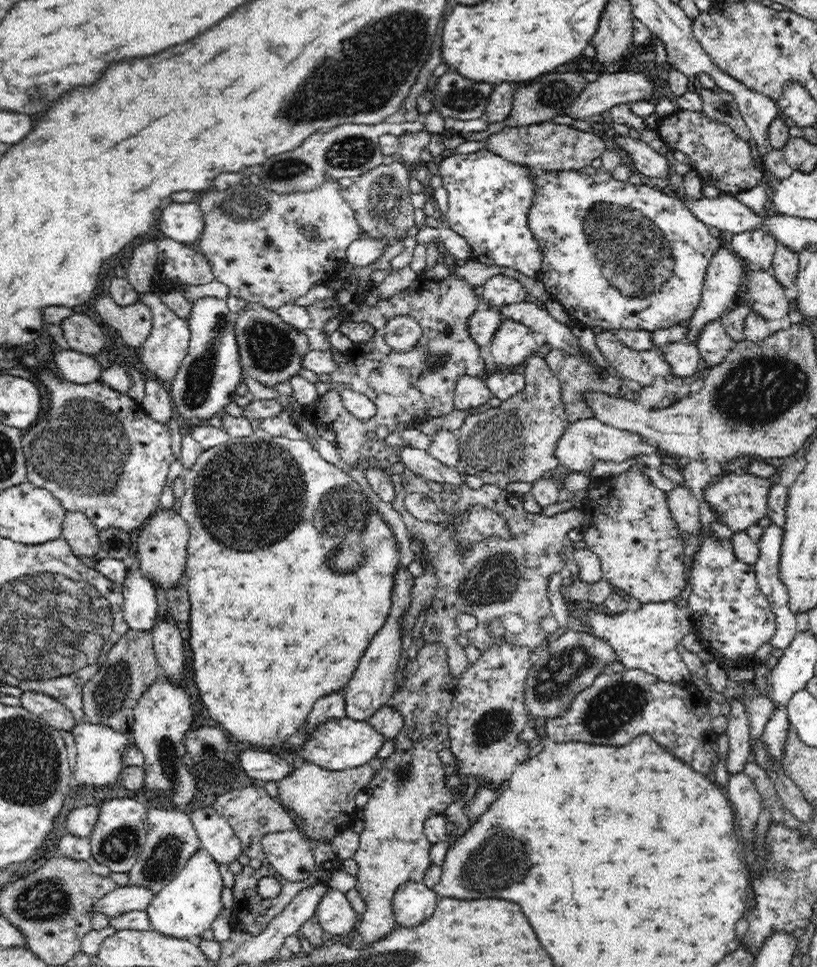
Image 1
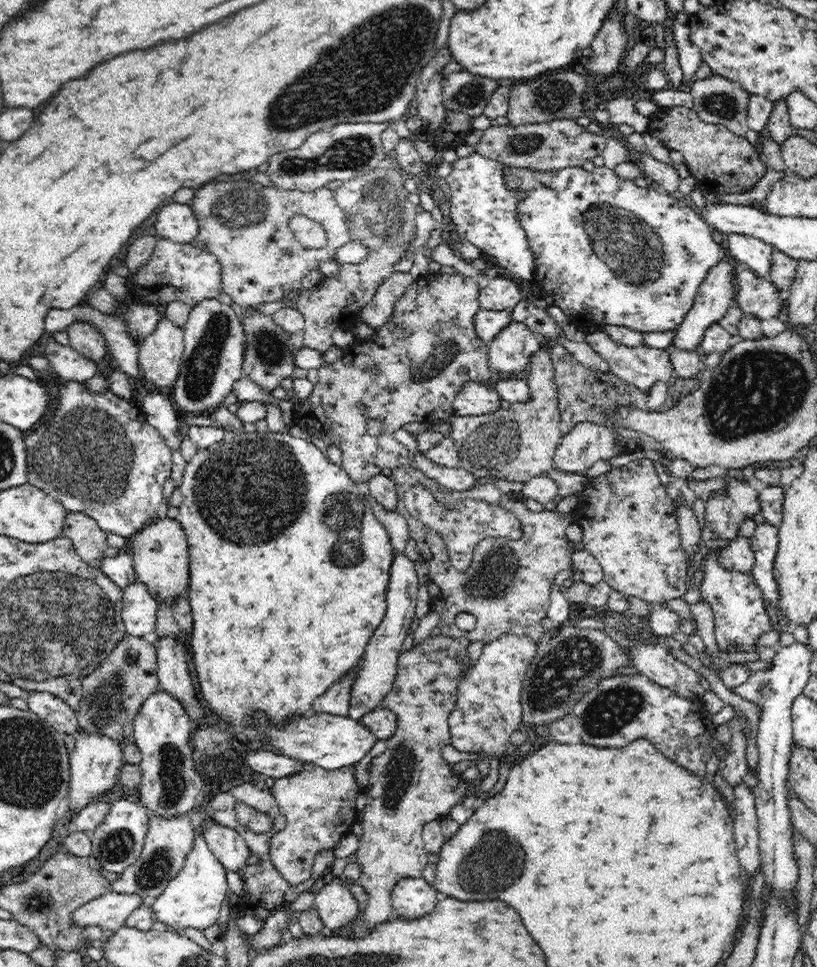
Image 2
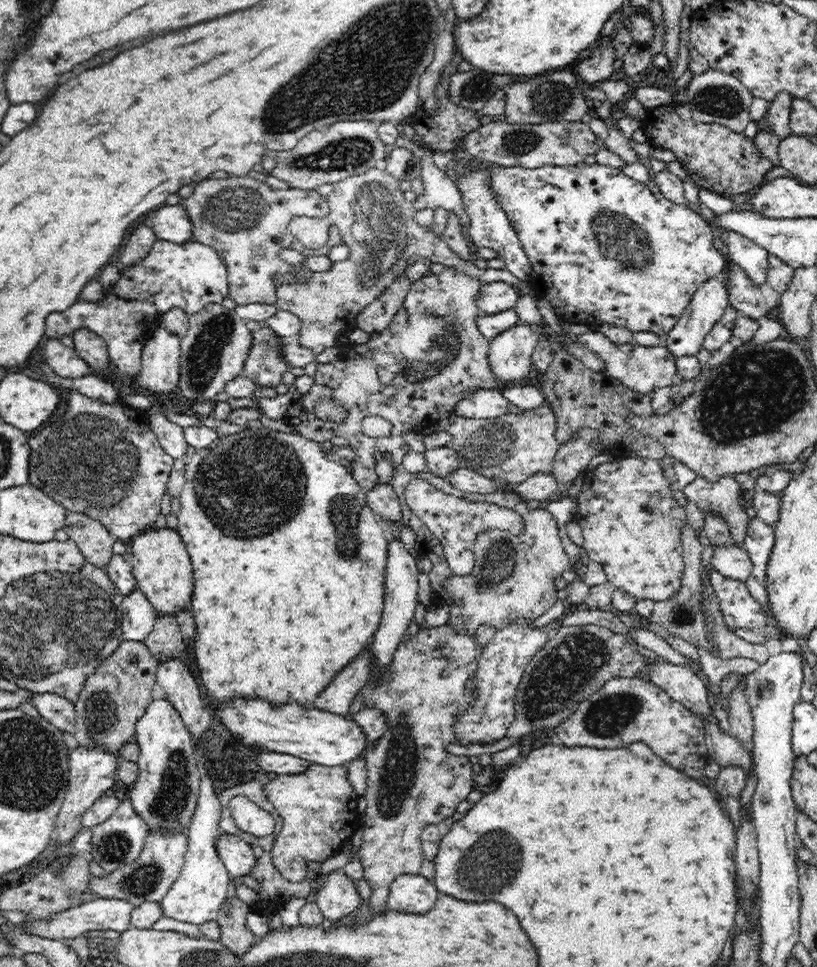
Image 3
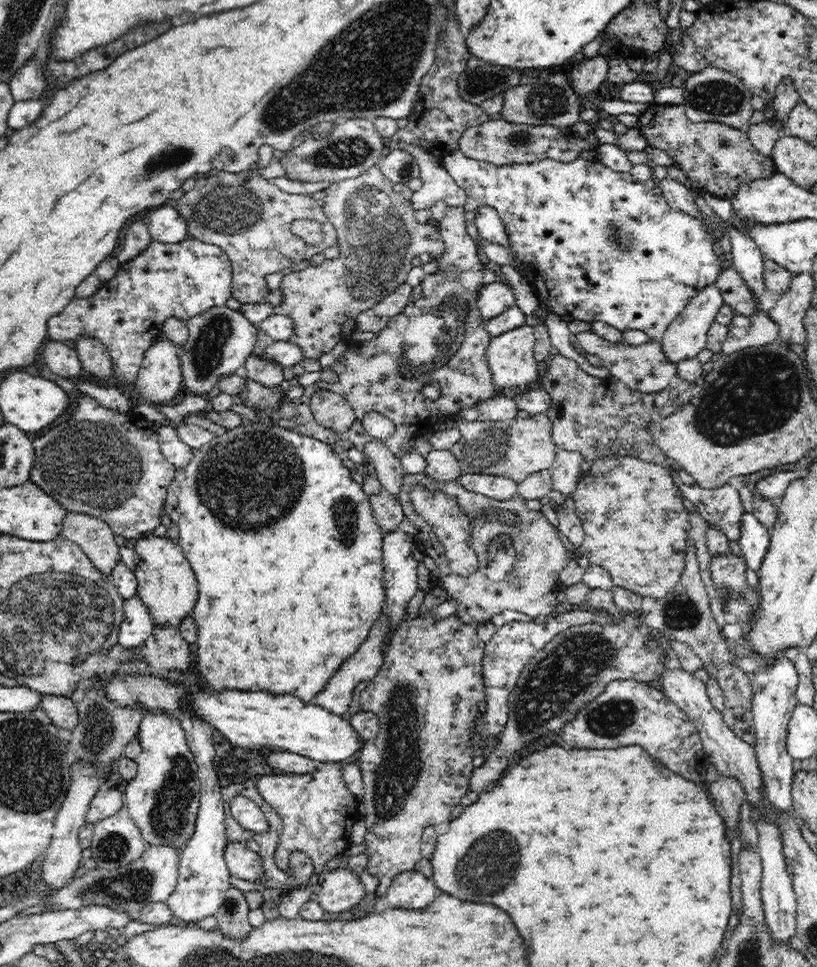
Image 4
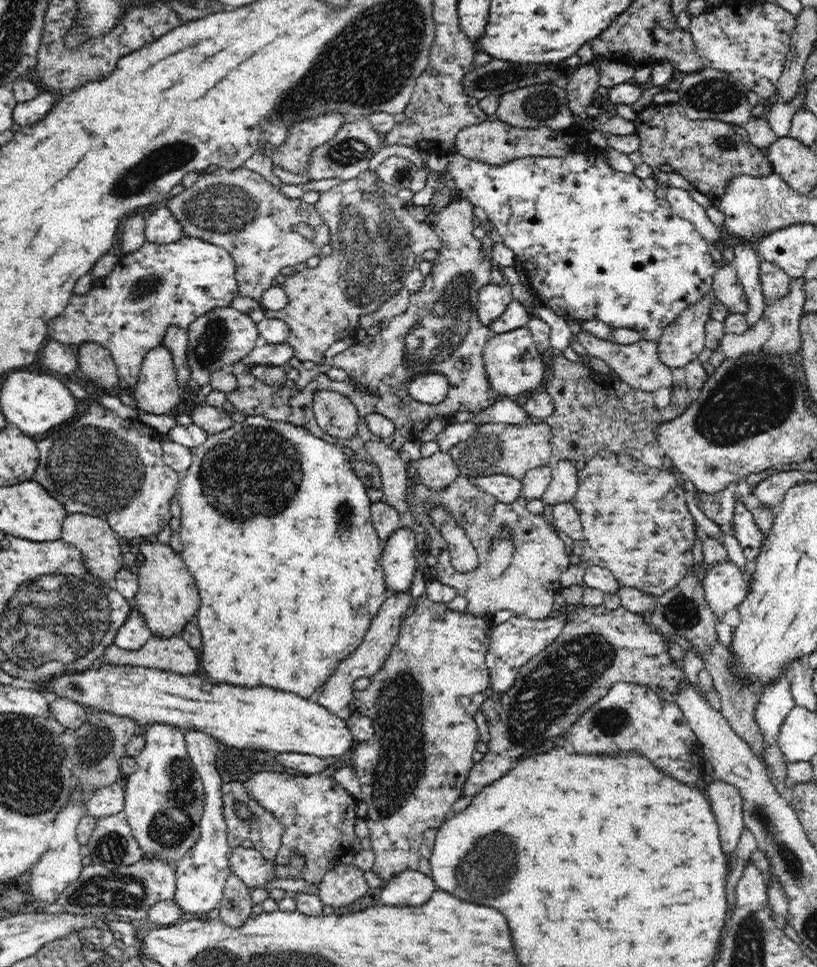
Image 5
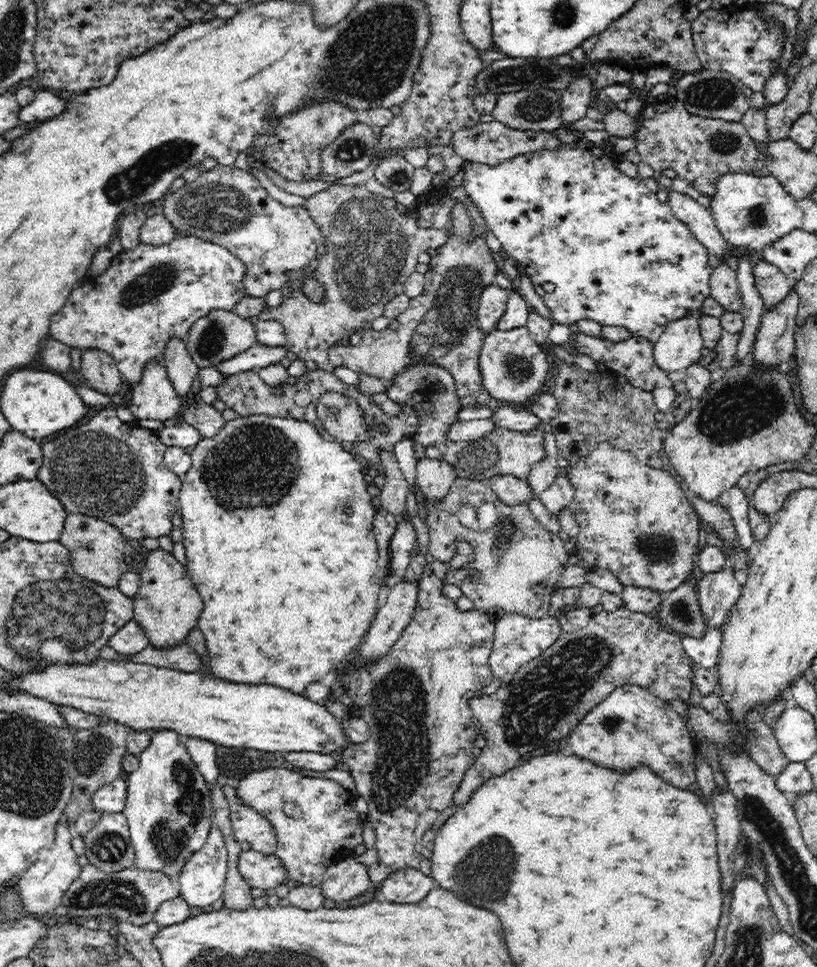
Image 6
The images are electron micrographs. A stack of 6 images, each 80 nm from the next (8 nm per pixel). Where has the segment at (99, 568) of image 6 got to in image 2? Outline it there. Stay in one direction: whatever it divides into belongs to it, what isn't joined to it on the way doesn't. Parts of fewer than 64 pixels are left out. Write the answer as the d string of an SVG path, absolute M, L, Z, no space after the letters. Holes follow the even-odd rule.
M68 512L62 535L73 542L75 551L90 566L99 567L102 564L104 550L108 547L107 533L90 516Z

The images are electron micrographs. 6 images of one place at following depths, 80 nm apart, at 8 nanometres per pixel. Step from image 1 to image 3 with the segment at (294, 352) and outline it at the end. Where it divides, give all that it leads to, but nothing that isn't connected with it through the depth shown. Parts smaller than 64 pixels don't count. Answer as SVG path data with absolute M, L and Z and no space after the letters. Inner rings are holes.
M266 322L251 325L251 338L251 349L245 360L243 375L265 390L275 388L282 383L284 372L290 370L288 362L280 354L281 338Z

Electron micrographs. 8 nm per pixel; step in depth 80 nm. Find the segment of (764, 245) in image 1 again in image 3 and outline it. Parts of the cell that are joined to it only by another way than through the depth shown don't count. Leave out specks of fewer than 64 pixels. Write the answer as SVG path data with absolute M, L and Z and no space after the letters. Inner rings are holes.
M728 230L724 240L727 242L730 259L740 266L742 272L746 273L756 285L766 282L770 254L766 249L758 246L752 239L741 236L733 230Z

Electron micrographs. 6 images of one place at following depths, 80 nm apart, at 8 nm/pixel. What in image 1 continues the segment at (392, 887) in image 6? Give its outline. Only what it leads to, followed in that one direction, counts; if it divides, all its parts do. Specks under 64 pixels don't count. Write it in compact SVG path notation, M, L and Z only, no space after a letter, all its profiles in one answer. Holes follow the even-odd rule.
M404 882L397 887L393 898L393 911L399 926L418 926L435 912L440 898L424 882Z

